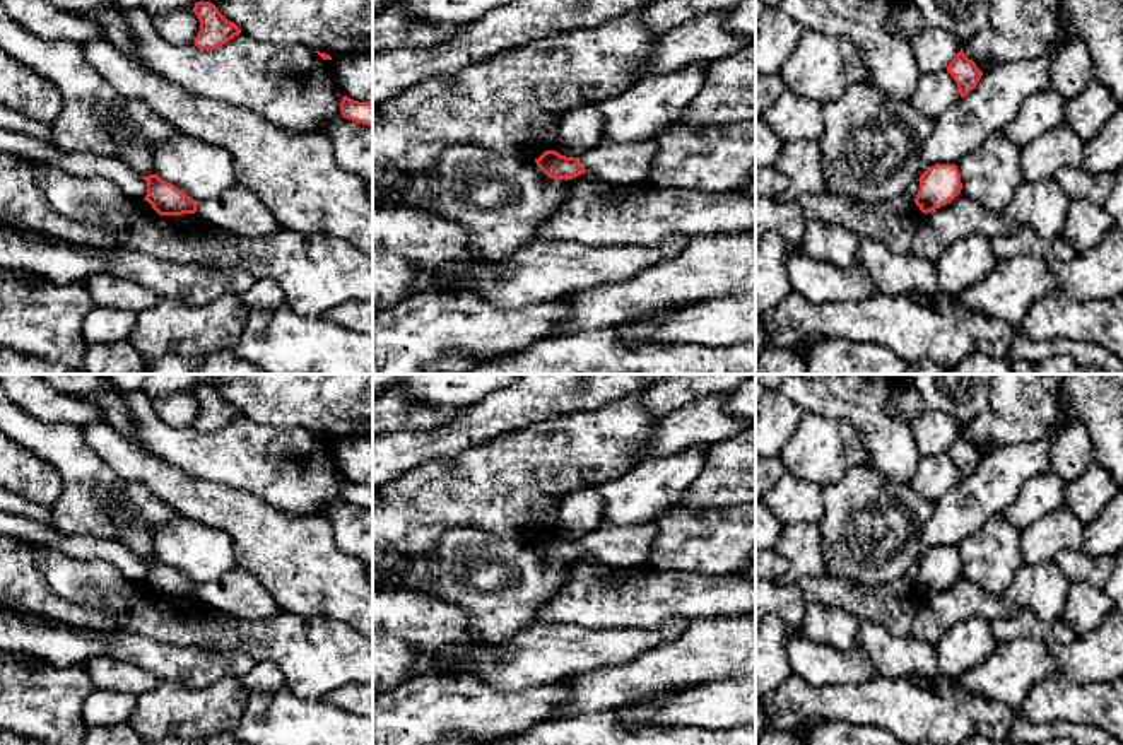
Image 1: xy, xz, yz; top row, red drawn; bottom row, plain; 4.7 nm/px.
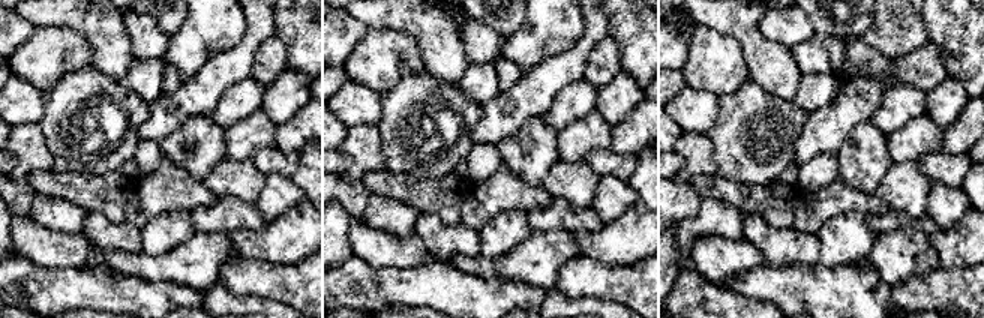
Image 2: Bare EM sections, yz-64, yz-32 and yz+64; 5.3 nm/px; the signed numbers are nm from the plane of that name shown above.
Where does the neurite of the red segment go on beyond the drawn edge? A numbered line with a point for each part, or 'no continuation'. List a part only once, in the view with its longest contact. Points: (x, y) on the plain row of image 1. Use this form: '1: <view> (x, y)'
1: xz (619, 545)

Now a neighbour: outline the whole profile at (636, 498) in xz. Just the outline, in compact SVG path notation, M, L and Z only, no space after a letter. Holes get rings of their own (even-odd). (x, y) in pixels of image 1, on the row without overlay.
M699 444L672 456L658 456L636 463L627 473L597 487L603 504L602 525L646 525L670 507L701 475L709 444Z

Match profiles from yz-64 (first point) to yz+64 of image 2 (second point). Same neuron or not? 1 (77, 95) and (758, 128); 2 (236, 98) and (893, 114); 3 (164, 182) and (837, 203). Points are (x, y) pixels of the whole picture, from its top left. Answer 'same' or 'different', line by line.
1: same
2: same
3: same

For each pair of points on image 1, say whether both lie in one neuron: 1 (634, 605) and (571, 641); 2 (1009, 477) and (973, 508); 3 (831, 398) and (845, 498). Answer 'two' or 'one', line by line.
1: two
2: one
3: two

